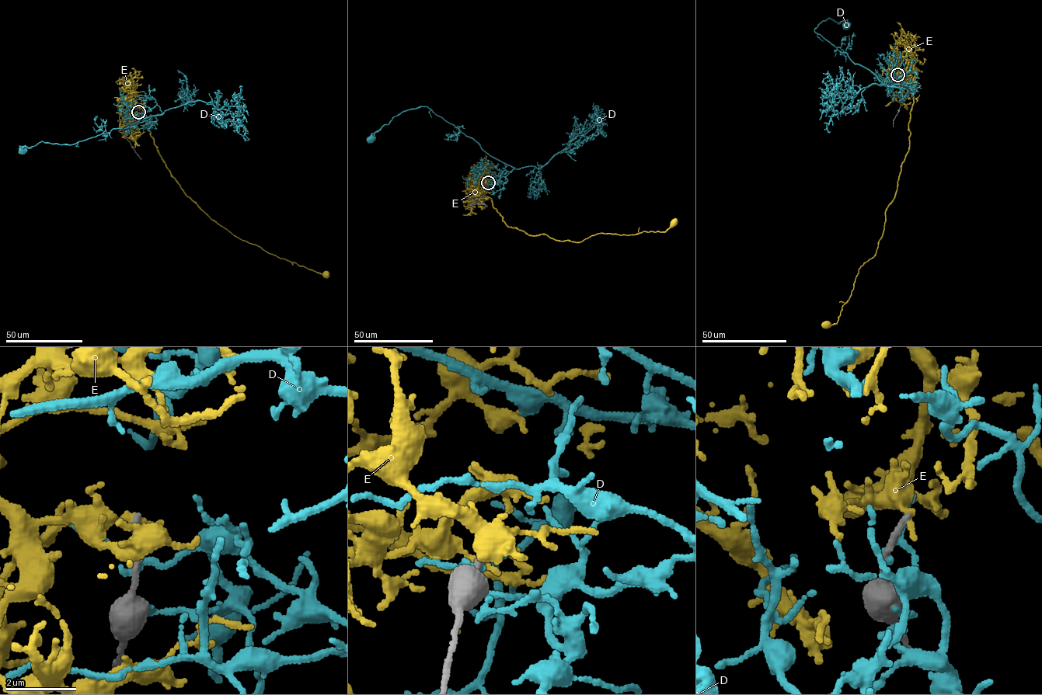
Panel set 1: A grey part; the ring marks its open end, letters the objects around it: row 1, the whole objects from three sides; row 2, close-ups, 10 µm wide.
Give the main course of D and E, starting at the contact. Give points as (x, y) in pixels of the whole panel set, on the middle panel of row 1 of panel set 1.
D: (488, 183), (504, 182), (514, 168), (492, 157), (472, 138), (426, 106), (419, 106), (401, 112), (367, 141)
E: (488, 182), (479, 182), (479, 192), (507, 227), (530, 235), (582, 241), (599, 233), (664, 231), (674, 222)

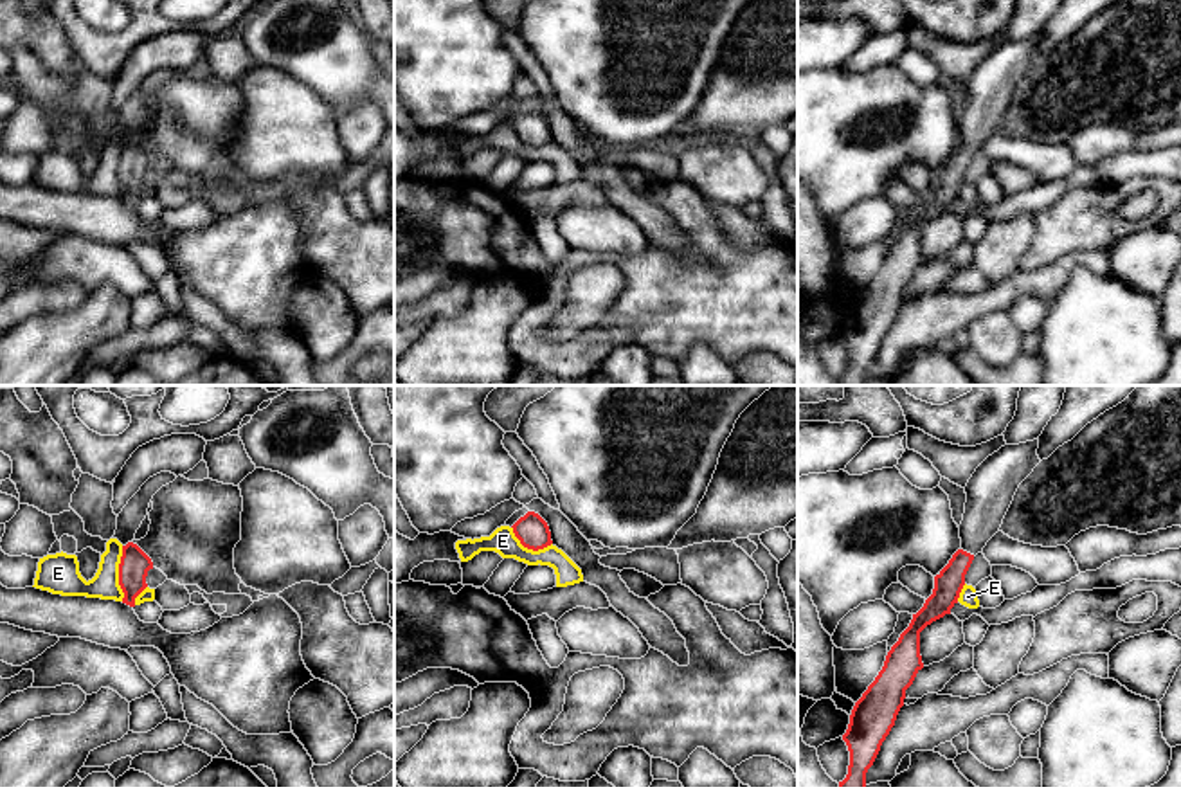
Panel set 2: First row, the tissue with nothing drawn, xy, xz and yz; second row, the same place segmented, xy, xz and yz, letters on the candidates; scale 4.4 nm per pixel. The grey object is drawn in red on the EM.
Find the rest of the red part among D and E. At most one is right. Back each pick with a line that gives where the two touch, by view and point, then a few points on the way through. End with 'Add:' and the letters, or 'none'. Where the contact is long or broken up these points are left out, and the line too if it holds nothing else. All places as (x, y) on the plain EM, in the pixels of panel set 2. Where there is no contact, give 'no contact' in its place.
Add: none

